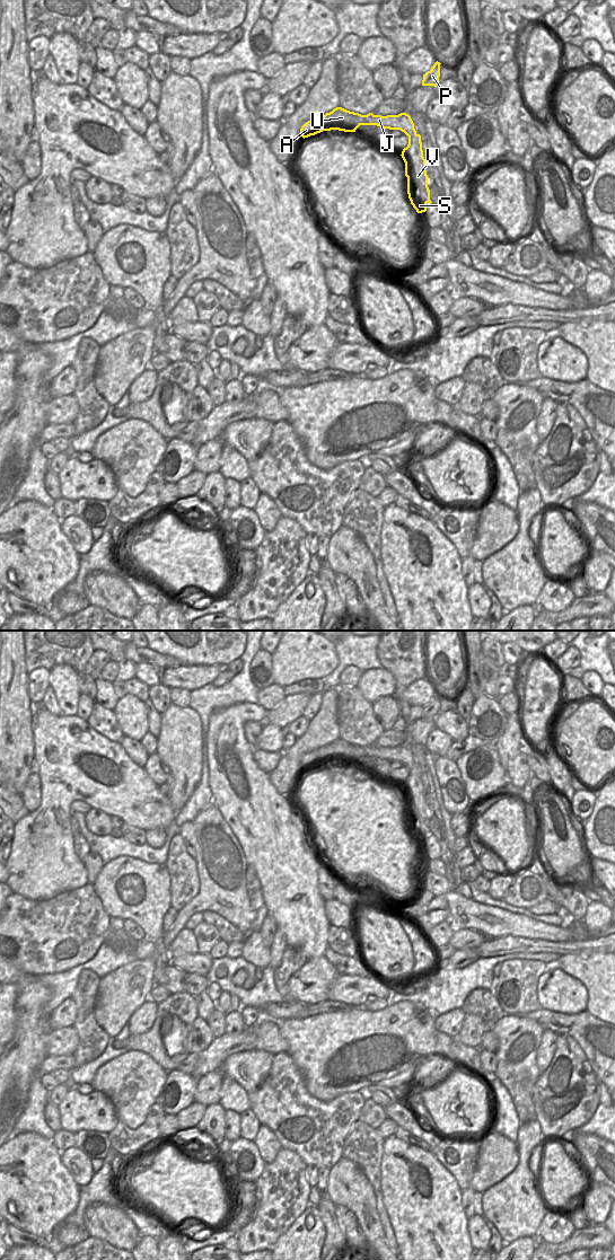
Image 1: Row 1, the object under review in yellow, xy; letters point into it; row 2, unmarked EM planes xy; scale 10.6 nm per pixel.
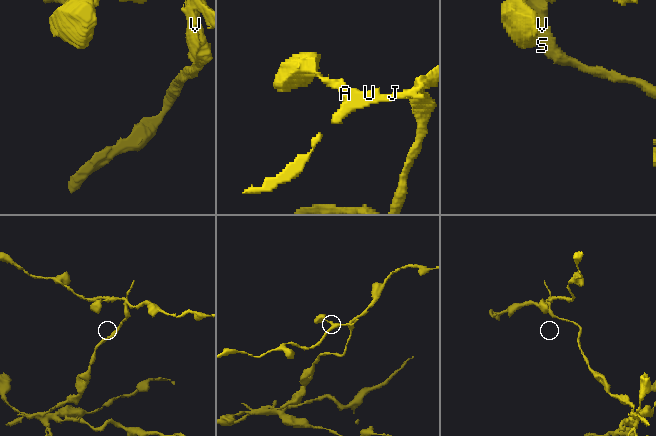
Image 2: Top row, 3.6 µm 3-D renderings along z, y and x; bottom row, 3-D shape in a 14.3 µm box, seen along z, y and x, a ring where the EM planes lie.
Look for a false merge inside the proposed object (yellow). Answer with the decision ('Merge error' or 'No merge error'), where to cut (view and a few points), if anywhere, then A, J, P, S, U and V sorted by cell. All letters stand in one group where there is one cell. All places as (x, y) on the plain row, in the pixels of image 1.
Merge error. Split along xy (415, 765), (409, 769). Groups: A J U / P S V.

